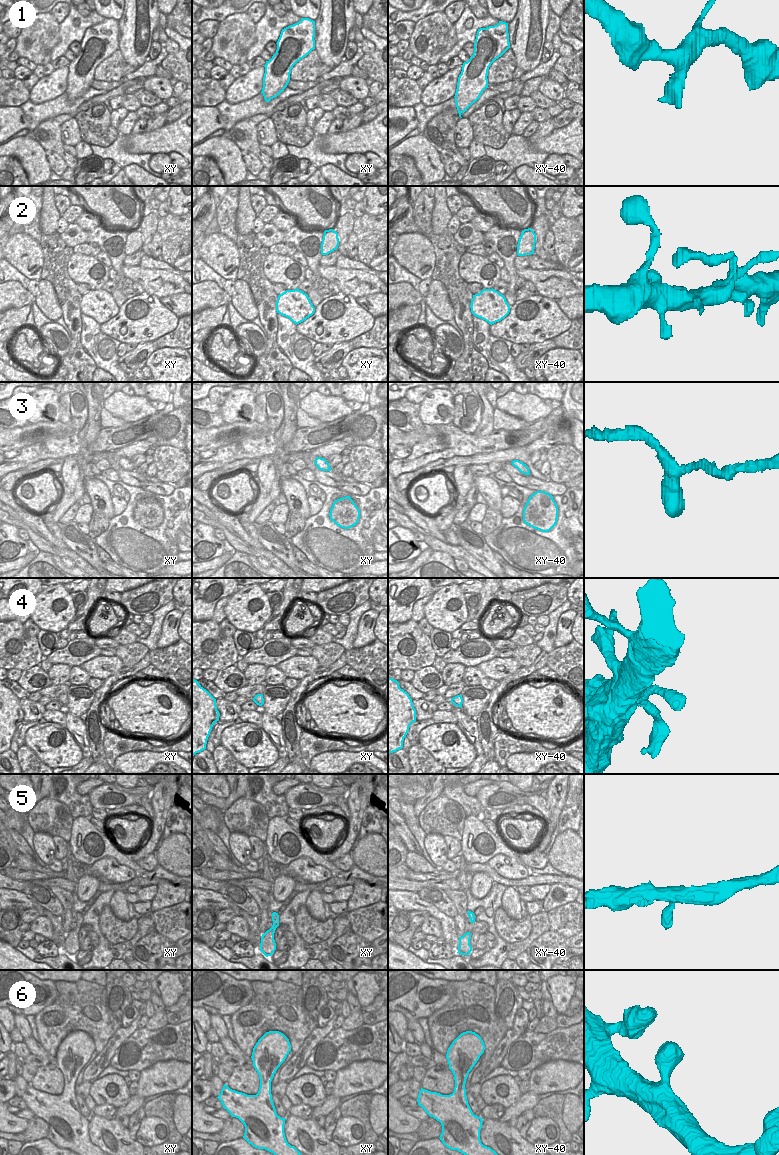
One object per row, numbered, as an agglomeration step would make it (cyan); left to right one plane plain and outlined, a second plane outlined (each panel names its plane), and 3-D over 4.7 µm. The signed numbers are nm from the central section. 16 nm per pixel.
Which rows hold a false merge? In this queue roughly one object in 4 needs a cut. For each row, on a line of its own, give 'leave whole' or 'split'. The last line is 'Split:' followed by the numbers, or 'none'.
1: leave whole
2: leave whole
3: leave whole
4: leave whole
5: leave whole
6: leave whole
Split: none

